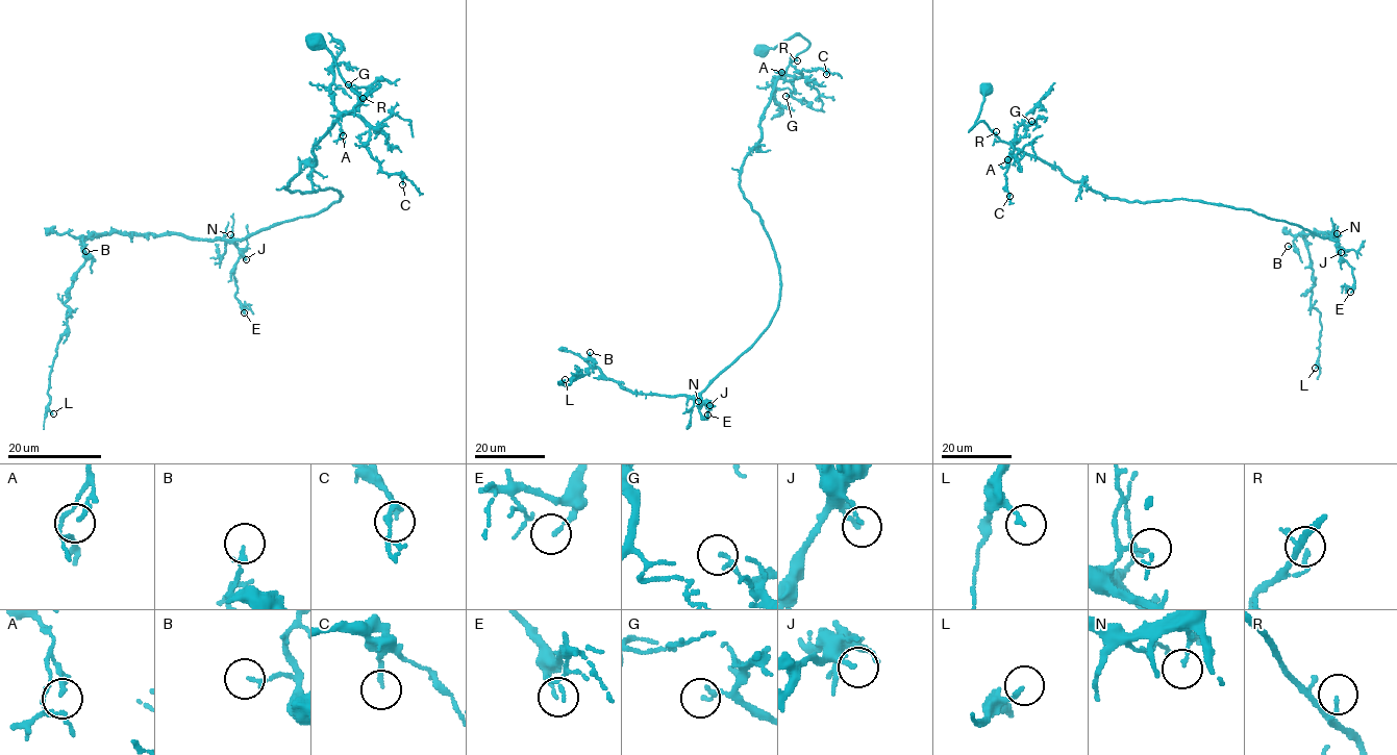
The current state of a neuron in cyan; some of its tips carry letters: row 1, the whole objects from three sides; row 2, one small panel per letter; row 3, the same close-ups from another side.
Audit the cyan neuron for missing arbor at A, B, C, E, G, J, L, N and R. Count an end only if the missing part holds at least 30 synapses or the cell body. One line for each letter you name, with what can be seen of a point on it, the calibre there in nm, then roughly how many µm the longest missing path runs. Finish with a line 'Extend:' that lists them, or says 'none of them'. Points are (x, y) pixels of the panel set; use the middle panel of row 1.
Extend: none of them

